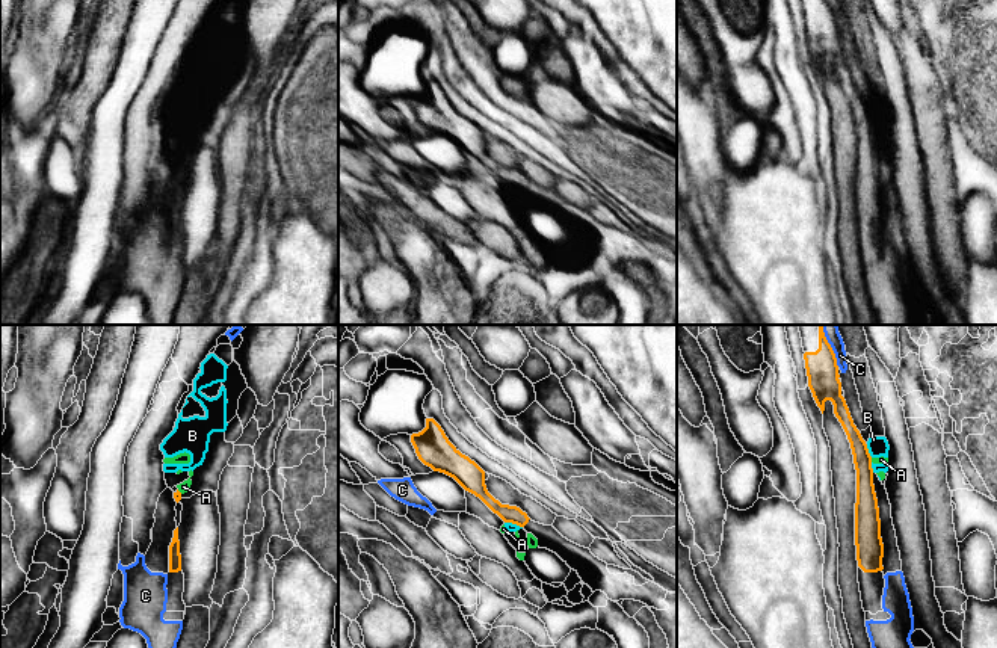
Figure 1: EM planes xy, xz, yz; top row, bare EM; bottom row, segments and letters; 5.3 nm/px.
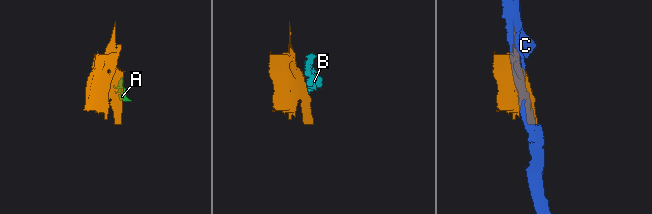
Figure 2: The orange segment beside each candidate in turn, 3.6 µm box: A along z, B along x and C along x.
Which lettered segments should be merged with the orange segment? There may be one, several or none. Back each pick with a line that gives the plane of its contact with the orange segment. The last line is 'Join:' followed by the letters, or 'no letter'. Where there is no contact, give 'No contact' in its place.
Join: no letter

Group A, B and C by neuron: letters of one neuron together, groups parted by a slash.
A B / C

